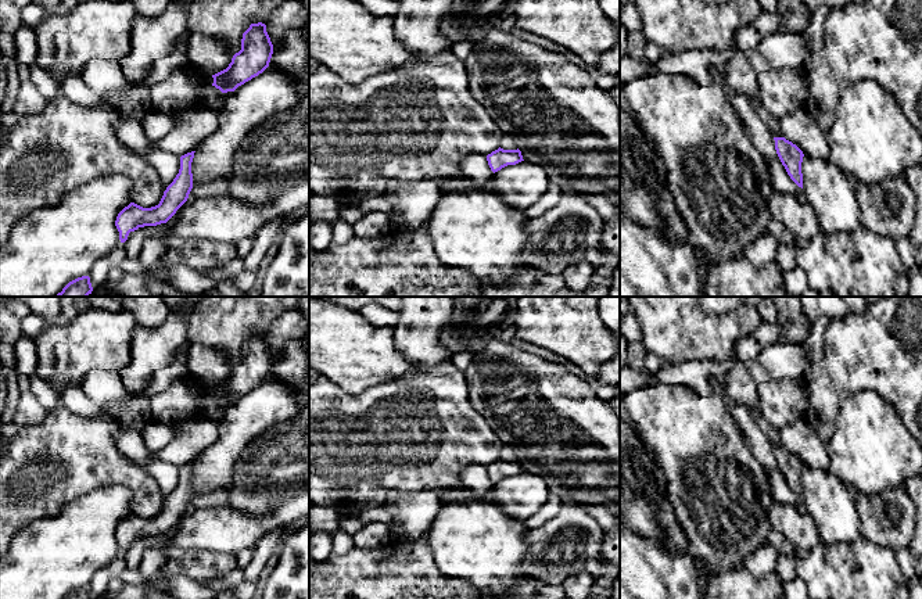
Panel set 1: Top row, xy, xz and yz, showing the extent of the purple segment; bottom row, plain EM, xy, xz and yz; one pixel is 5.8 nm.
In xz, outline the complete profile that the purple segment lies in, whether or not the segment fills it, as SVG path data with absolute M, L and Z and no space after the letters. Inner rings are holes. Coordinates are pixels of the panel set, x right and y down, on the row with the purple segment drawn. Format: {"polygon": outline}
{"polygon": "M498 148L487 155L488 165L491 171L495 173L507 165L516 165L523 159L521 151L517 150L503 150Z"}

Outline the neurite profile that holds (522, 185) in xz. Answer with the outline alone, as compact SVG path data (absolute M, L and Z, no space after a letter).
M530 161L507 165L492 177L499 198L521 212L539 201L552 184L545 168Z

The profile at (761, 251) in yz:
M765 233L743 251L743 257L746 257L756 268L764 268L765 265L776 261L778 247L778 238Z

